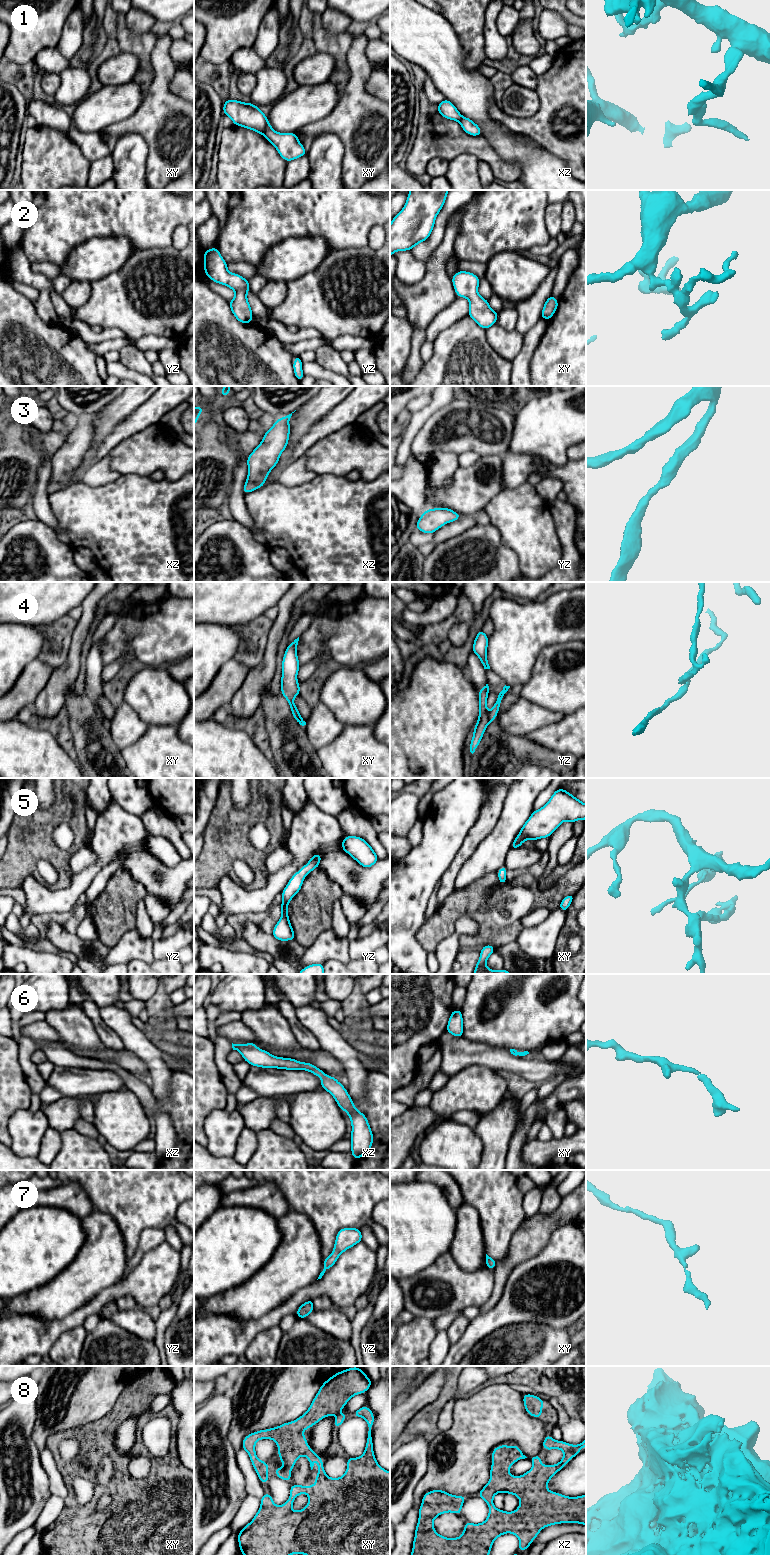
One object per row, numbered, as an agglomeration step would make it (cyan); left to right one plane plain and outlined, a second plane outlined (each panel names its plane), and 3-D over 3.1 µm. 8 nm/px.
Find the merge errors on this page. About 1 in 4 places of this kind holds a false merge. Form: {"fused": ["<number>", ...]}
{"fused": ["1", "4"]}

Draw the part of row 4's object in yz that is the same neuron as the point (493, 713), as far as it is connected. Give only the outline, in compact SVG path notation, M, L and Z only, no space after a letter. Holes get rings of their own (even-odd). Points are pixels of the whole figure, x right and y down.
M504 686L503 689L498 693L498 697L497 700L493 706L493 708L491 709L491 711L488 714L488 724L491 723L497 716L498 711L500 709L500 703L505 695L505 693L508 691L508 689L510 688L510 686Z

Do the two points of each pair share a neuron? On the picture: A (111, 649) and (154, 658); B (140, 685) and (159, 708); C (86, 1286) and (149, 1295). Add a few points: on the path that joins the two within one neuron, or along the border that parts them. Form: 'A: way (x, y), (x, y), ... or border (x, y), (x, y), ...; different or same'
A: way (122, 649), (143, 649); same
B: way (146, 689), (159, 702); same
C: border (120, 1279), (101, 1290), (86, 1303); different

